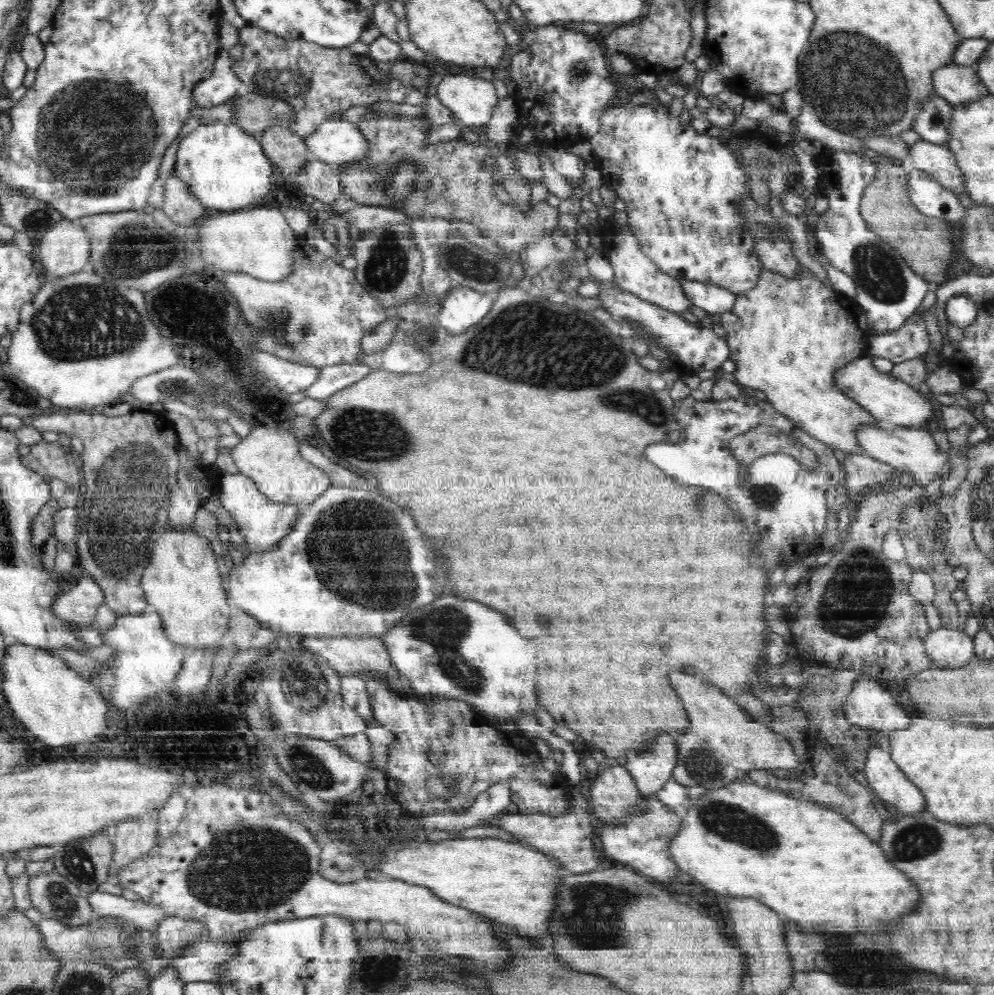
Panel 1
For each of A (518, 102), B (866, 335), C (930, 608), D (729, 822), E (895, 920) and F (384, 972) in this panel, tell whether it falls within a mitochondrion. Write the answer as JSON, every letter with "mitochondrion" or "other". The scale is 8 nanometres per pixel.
{"A":"other","B":"other","C":"other","D":"mitochondrion","E":"other","F":"mitochondrion"}

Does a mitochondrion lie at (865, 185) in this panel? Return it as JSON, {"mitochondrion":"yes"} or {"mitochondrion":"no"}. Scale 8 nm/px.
{"mitochondrion":"no"}

